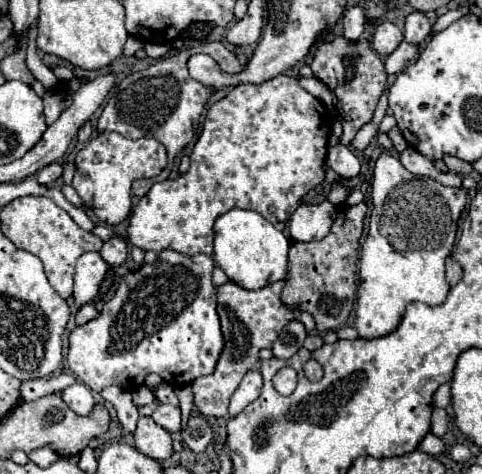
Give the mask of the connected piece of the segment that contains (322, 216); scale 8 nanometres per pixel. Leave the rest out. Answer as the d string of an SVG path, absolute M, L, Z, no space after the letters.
M332 203L300 205L288 219L288 235L292 241L324 239L332 223Z

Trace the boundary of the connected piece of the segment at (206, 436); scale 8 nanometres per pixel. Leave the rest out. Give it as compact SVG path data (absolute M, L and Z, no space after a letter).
M202 415L190 417L188 429L184 429L182 435L184 435L184 445L190 447L194 453L204 451L204 449L212 443L212 429L210 429L210 425L204 421Z

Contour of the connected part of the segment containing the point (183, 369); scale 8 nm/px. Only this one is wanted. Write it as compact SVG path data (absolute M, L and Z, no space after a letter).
M162 251L156 263L146 263L138 271L128 273L116 295L104 305L98 319L76 327L68 337L68 367L70 371L94 391L108 385L118 385L126 391L138 389L150 373L158 373L166 383L182 387L202 375L212 375L224 349L220 319L216 313L216 289L212 285L214 259L208 255L182 255L176 251Z

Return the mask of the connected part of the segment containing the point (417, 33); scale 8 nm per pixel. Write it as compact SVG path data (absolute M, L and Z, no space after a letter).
M410 13L406 17L406 27L404 27L404 39L412 45L420 45L424 43L424 39L430 35L430 21L426 19L424 13Z

